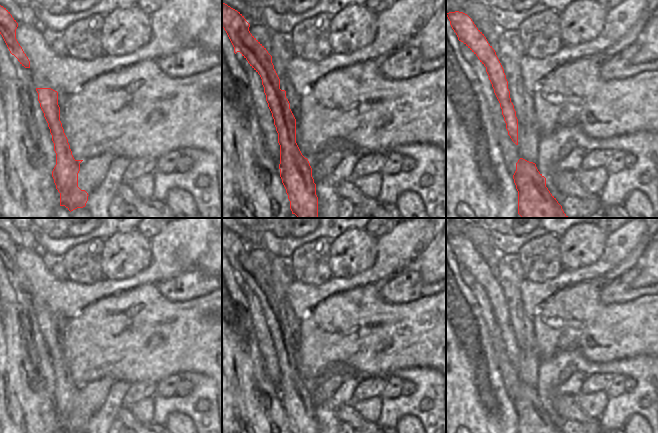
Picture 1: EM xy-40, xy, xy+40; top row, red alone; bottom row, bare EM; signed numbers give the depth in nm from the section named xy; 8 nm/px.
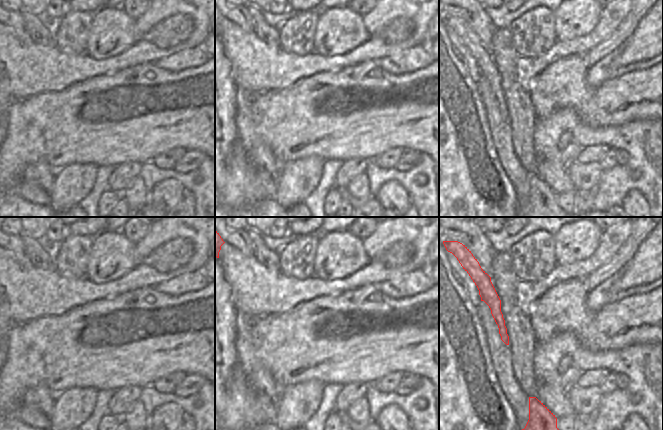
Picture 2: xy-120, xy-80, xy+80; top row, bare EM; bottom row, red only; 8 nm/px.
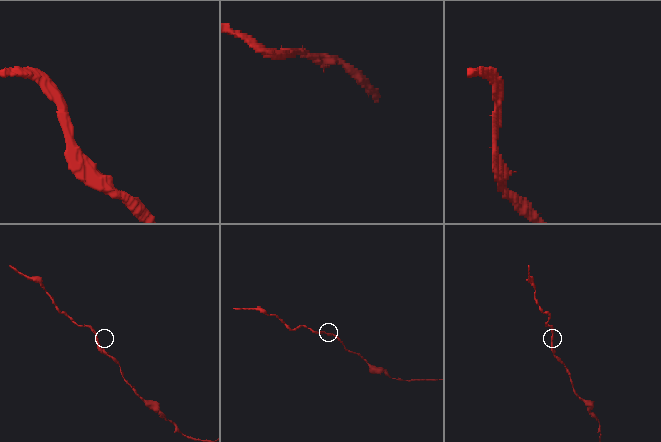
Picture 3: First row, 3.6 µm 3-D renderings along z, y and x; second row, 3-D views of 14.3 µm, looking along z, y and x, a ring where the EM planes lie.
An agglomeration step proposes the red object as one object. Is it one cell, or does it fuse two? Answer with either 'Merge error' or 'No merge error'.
No merge error.

